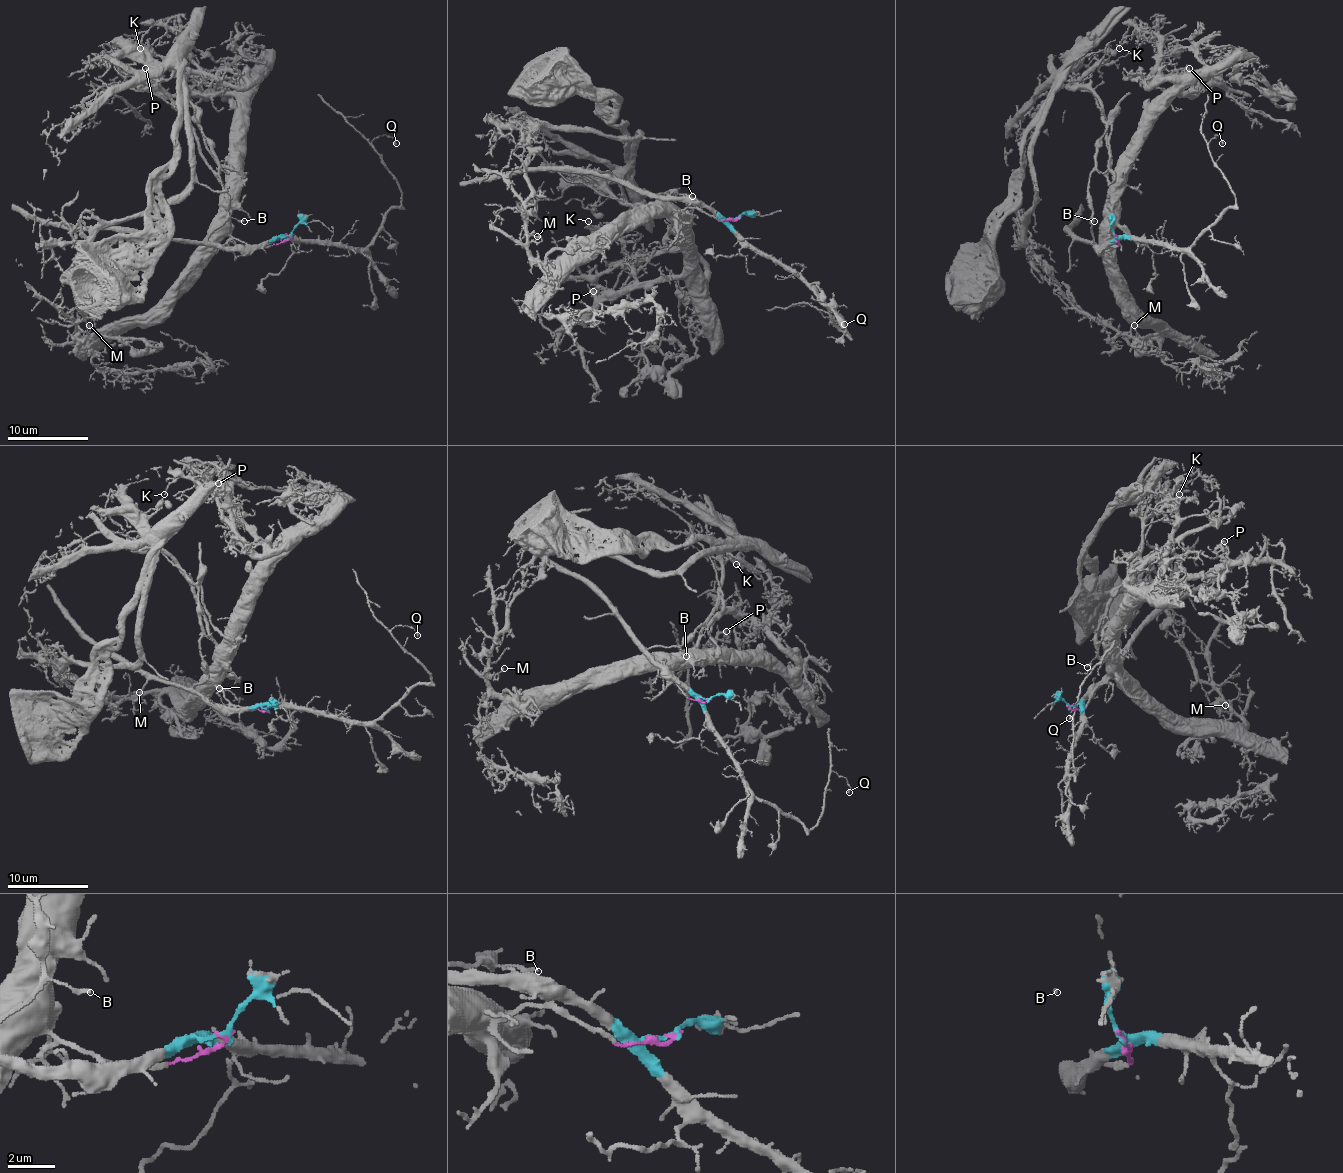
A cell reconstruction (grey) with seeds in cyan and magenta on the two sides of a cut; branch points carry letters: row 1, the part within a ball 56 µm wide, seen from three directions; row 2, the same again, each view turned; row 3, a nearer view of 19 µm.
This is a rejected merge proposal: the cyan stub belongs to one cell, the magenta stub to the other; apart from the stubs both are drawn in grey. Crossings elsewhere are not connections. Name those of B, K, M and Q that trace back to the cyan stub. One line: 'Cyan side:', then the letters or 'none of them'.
Cyan side: B, Q

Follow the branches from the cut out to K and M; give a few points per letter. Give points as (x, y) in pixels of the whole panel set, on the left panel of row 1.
K: (290, 235), (269, 245), (229, 233), (231, 131), (257, 80), (217, 78), (162, 25), (139, 48)
M: (290, 235), (284, 241), (269, 245), (225, 237), (148, 314), (127, 316), (80, 336), (89, 332), (89, 324)

